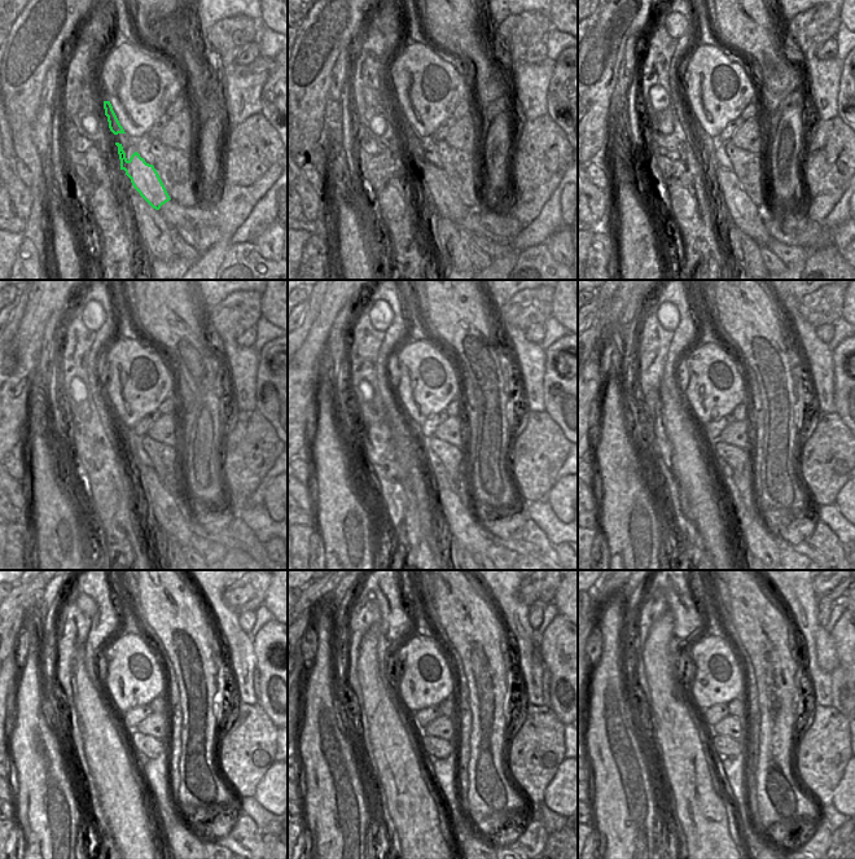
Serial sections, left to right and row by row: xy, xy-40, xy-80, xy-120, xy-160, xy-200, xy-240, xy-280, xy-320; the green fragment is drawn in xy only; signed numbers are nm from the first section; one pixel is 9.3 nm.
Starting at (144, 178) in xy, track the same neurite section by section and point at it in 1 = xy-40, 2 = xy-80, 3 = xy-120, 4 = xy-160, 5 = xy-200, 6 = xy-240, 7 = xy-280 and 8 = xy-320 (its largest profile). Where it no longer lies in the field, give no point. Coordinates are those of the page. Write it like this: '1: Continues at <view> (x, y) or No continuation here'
1: Continues at xy-40 (447, 204)
2: Continues at xy-80 (745, 215)
3: Continues at xy-120 (167, 512)
4: Continues at xy-160 (456, 509)
5: Continues at xy-200 (763, 540)
6: Continues at xy-240 (178, 831)
7: Continues at xy-280 (465, 832)
8: Continues at xy-320 (753, 825)

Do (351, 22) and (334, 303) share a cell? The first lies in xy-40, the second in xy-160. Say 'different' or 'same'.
same

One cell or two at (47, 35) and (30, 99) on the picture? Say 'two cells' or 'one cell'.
one cell

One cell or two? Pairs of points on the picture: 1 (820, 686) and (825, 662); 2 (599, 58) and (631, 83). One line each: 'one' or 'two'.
1: two
2: two

